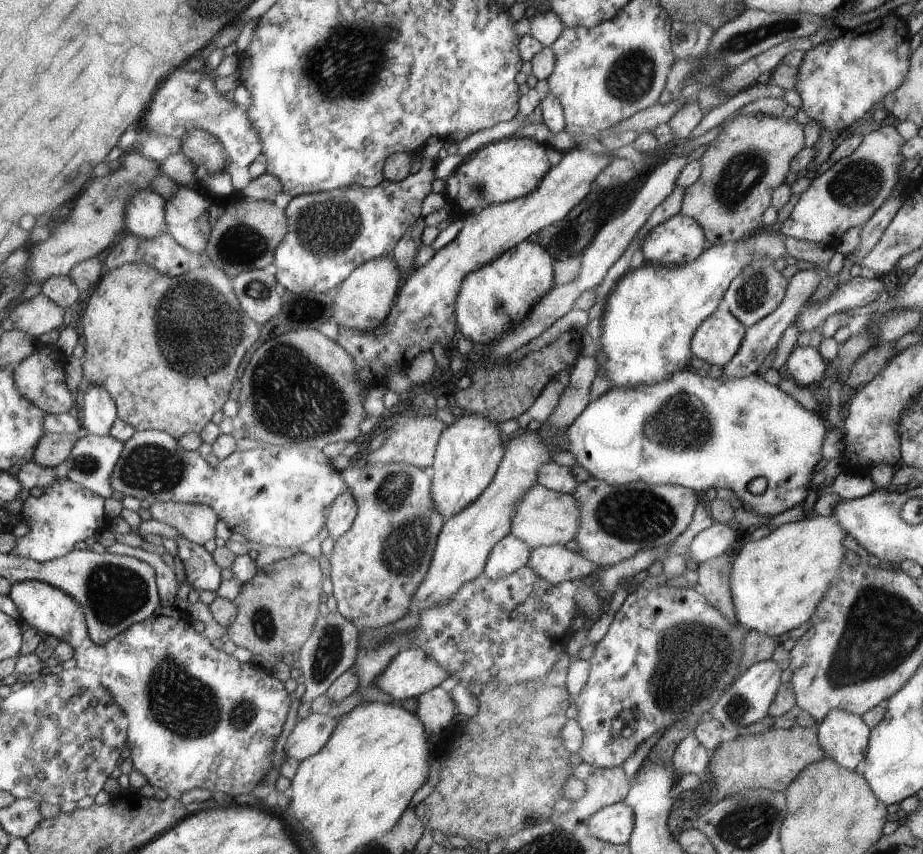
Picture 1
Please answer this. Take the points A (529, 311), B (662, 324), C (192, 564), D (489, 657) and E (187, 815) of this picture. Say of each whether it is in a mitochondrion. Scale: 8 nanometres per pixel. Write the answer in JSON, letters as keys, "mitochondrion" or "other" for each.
{"A":"other","B":"other","C":"other","D":"other","E":"other"}

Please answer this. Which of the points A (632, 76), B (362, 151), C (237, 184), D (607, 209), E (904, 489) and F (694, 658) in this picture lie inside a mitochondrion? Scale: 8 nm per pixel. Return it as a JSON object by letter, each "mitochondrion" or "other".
{"A":"mitochondrion","B":"other","C":"other","D":"other","E":"other","F":"mitochondrion"}

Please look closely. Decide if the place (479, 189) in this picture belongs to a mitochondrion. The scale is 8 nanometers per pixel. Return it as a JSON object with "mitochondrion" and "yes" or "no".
{"mitochondrion":"yes"}

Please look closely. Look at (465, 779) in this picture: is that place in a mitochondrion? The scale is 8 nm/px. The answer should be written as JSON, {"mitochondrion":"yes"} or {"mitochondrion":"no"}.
{"mitochondrion":"no"}

